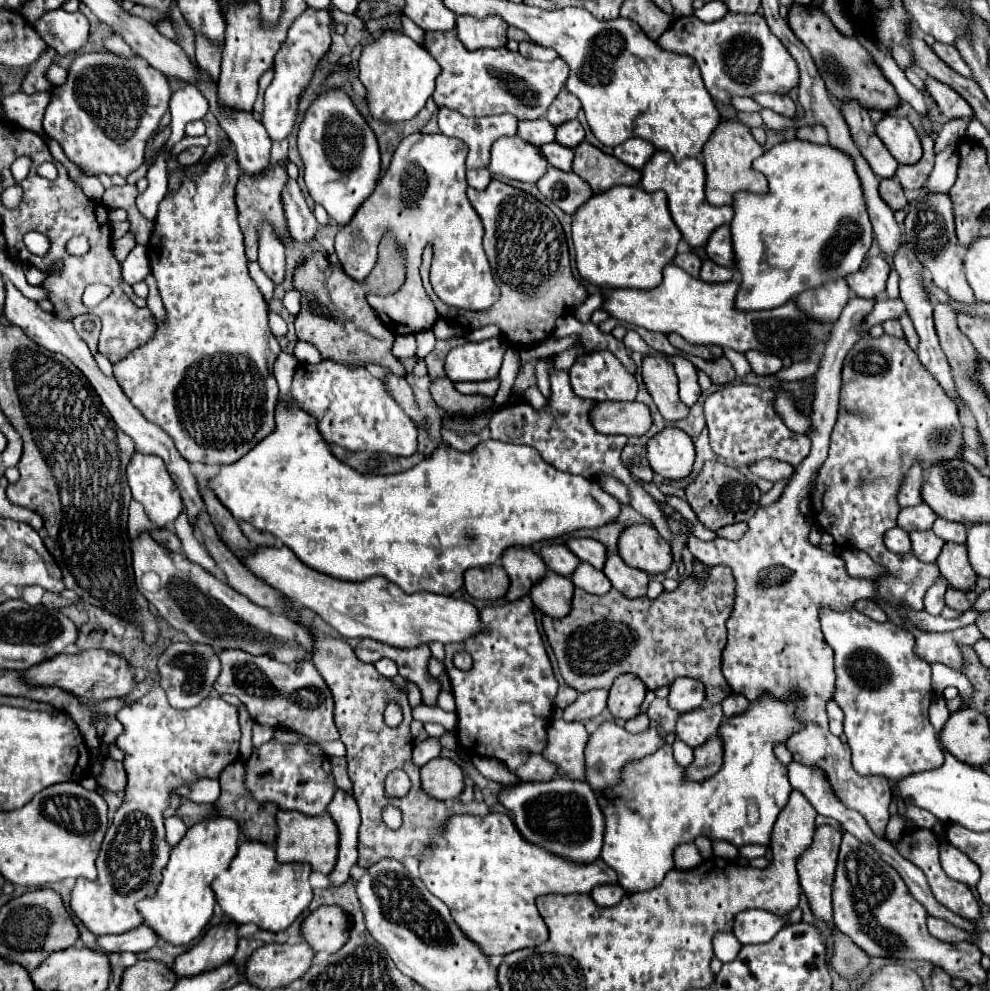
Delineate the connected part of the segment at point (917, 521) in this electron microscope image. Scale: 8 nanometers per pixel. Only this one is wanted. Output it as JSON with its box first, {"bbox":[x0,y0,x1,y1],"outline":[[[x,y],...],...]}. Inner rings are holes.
{"bbox":[898,504,936,532],"outline":[[[918,504],[912,508],[902,508],[898,514],[898,526],[906,532],[914,530],[932,530],[936,514],[928,504]]]}

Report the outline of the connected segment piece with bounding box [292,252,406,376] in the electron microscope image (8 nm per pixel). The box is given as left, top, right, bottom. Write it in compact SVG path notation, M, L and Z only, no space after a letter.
M310 252L310 256L296 266L294 278L292 278L292 286L294 286L294 290L300 292L300 304L302 304L300 314L296 316L296 322L294 322L296 336L300 340L306 340L306 342L314 344L324 360L334 360L334 362L344 364L348 368L360 368L364 364L384 364L396 376L404 376L406 374L404 366L400 364L400 360L394 358L392 352L390 352L390 348L394 344L394 334L380 322L380 318L370 308L370 304L364 302L364 298L368 294L366 280L360 284L360 282L348 278L342 268L334 266L326 254Z

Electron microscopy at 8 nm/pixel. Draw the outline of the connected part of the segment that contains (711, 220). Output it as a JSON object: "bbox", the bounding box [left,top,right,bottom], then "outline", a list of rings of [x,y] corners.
{"bbox":[642,152,734,248],"outline":[[[656,152],[652,160],[648,160],[648,164],[642,168],[642,188],[646,192],[664,190],[668,194],[668,206],[670,206],[672,220],[680,228],[682,238],[692,248],[704,248],[712,232],[722,224],[730,224],[734,218],[732,206],[716,208],[706,202],[704,184],[706,184],[706,170],[698,158],[688,158],[682,164],[676,164],[668,152]]]}

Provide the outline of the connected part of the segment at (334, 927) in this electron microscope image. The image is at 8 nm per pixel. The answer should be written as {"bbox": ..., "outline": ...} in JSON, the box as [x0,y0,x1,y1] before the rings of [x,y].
{"bbox":[302,906,350,952],"outline":[[[320,906],[302,924],[302,936],[316,952],[338,952],[350,938],[350,924],[340,906]]]}

